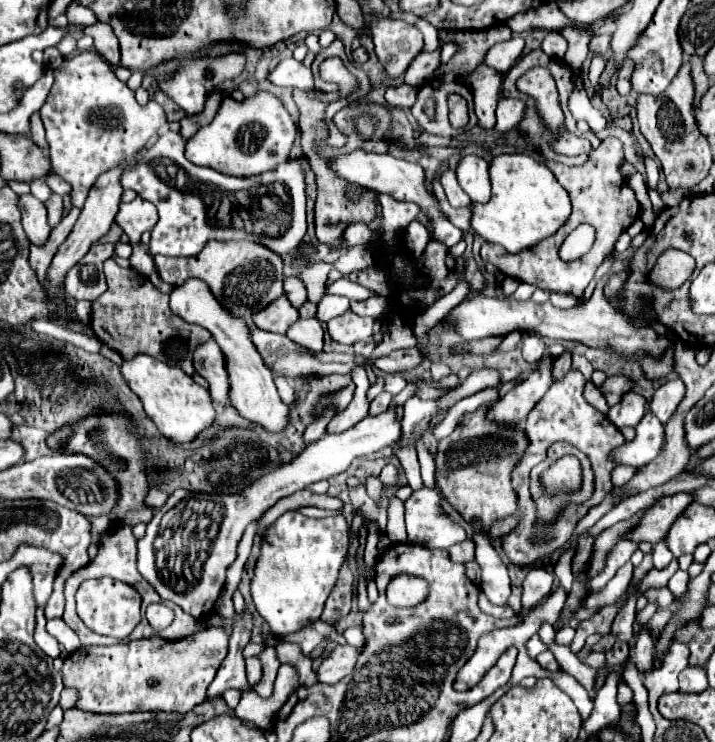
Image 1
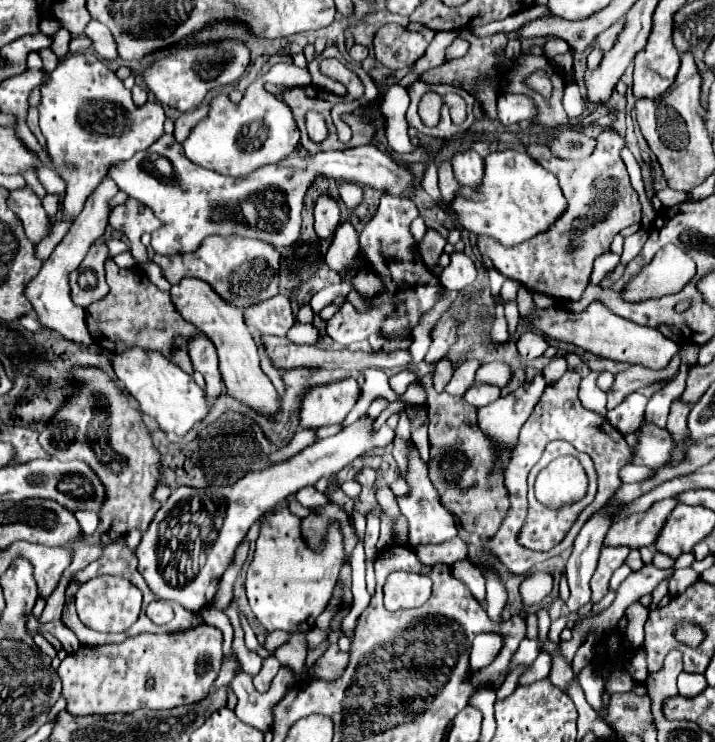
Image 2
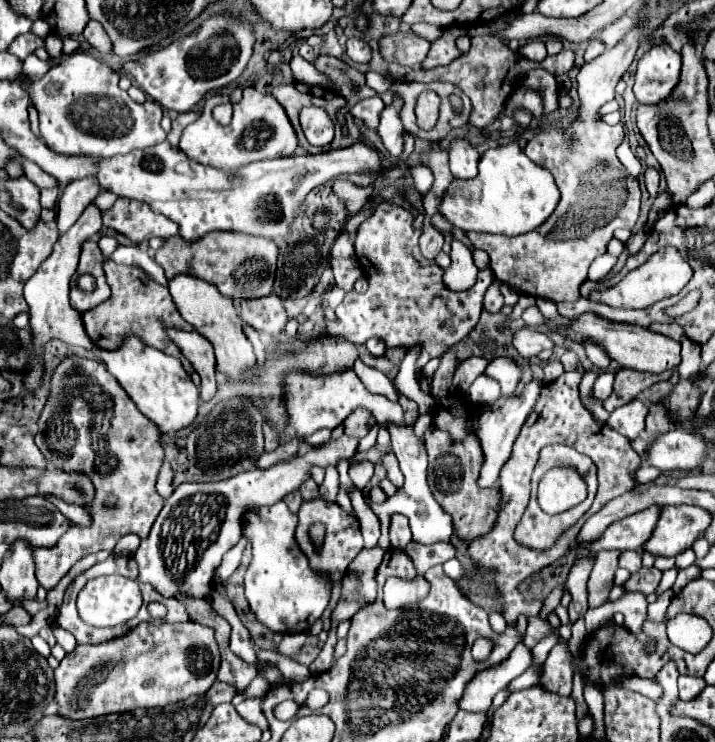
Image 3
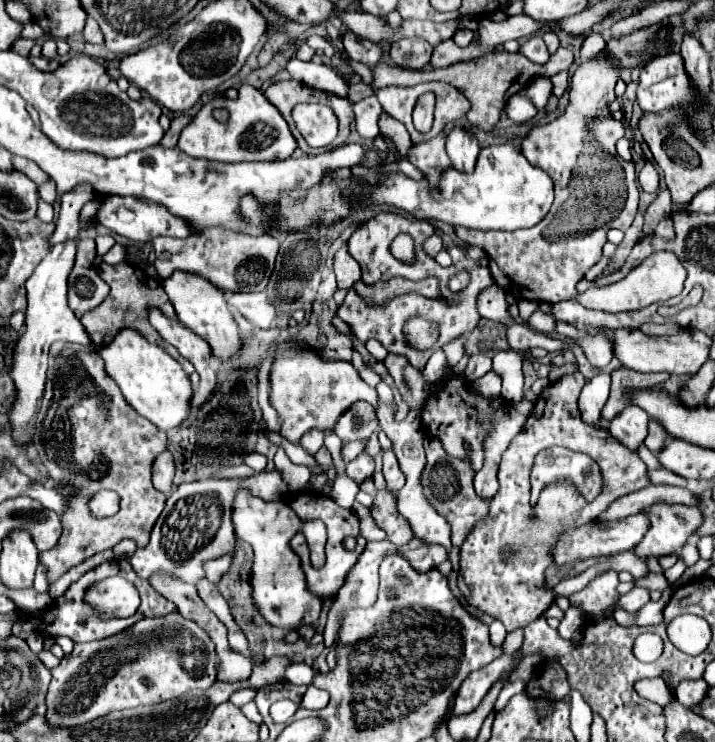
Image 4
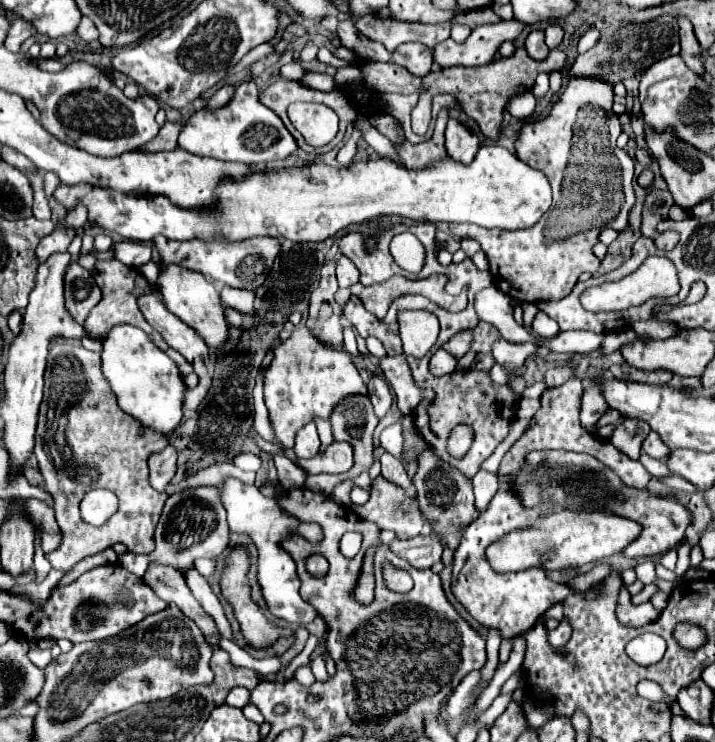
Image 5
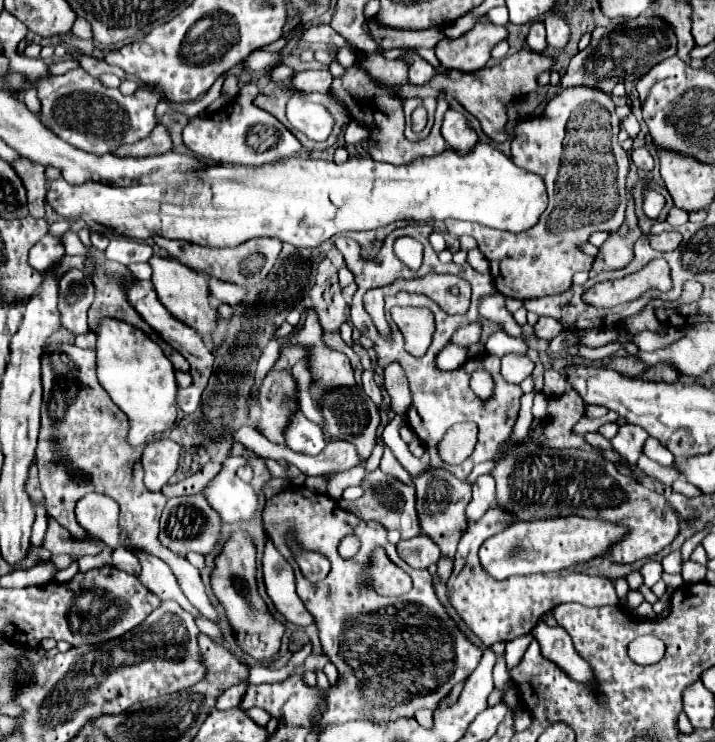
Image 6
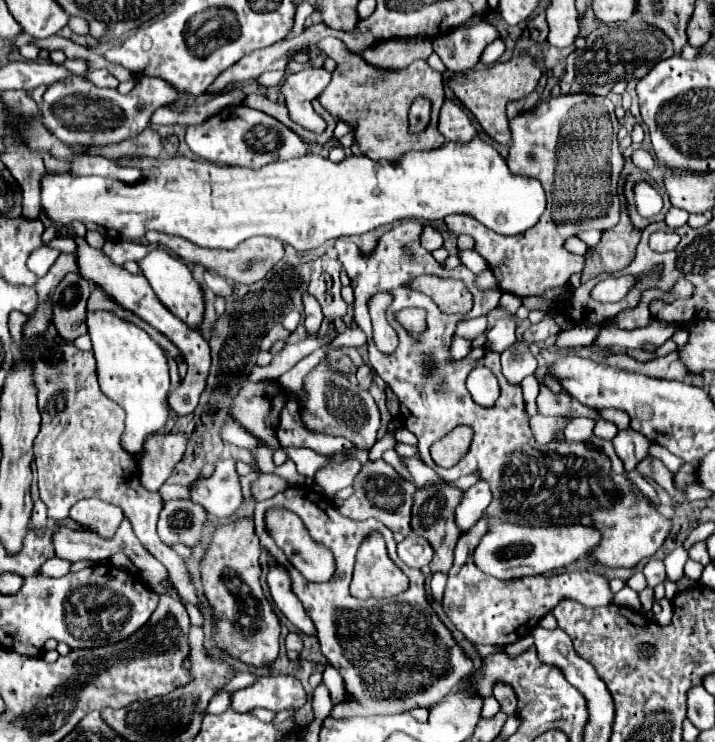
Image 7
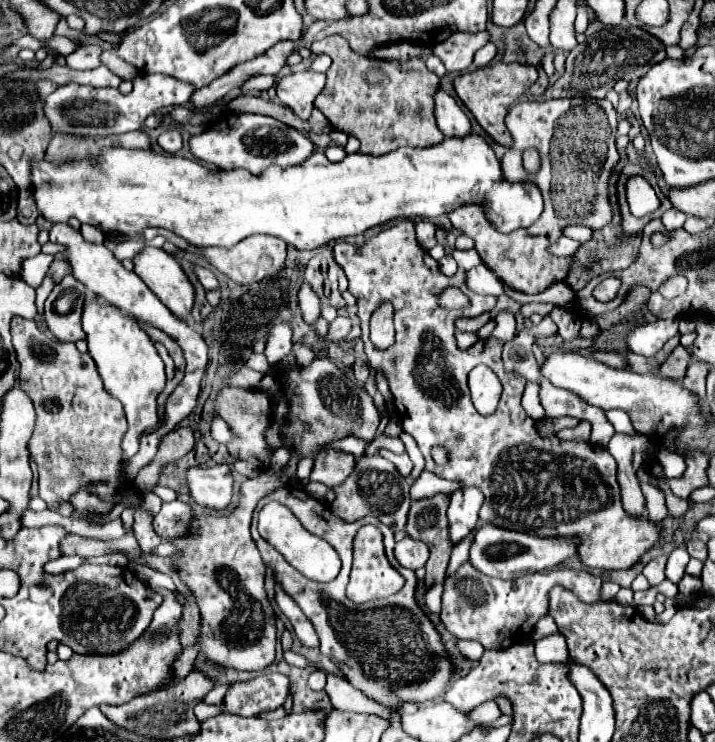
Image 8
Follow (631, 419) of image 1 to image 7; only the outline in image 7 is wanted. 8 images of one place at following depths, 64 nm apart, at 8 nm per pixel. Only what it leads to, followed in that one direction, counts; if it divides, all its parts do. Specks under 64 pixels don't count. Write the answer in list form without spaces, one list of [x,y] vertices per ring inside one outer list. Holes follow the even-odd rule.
[[[628,428],[628,430],[620,430],[620,432],[614,436],[612,444],[614,444],[616,454],[622,458],[624,468],[626,468],[626,470],[634,470],[636,464],[638,464],[642,458],[648,456],[650,440],[648,440],[644,434],[640,434],[640,432]]]

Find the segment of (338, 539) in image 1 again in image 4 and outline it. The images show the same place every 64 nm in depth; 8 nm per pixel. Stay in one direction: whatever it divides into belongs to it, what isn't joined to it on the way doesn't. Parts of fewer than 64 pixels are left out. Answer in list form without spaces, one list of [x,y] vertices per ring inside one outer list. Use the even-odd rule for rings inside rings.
[[[240,492],[234,500],[234,528],[240,540],[246,540],[254,550],[254,562],[250,568],[250,586],[256,610],[266,618],[270,626],[282,630],[298,630],[300,626],[314,624],[322,610],[322,598],[308,592],[306,578],[300,566],[300,556],[292,550],[292,508],[278,502],[262,502],[248,492]]]

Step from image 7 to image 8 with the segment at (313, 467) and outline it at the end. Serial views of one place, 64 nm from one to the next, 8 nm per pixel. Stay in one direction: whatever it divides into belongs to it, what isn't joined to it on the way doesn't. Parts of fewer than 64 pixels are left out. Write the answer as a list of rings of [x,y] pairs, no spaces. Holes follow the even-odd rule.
[[[306,456],[306,458],[300,458],[296,476],[302,480],[302,484],[306,484],[306,480],[310,478],[310,472],[312,472],[312,468],[314,468],[314,456]]]

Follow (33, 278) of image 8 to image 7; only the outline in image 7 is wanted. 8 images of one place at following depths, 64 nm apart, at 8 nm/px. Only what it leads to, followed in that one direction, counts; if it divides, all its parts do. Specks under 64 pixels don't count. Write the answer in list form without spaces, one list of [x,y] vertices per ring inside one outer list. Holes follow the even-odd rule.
[[[42,244],[40,248],[36,248],[36,252],[32,252],[32,256],[28,258],[28,268],[38,276],[46,276],[46,272],[50,270],[50,266],[56,262],[56,258],[60,256],[60,250],[50,248],[48,244]]]

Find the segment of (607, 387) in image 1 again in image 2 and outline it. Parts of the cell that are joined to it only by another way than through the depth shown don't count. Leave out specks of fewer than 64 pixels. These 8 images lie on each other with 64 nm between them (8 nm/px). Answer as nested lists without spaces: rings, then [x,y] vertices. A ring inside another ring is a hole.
[[[674,356],[670,360],[668,368],[662,368],[662,370],[650,370],[644,366],[630,366],[628,370],[616,374],[612,388],[608,390],[608,410],[616,408],[630,392],[640,390],[640,386],[648,386],[658,380],[674,378],[678,372],[678,366],[680,366],[680,358]]]

